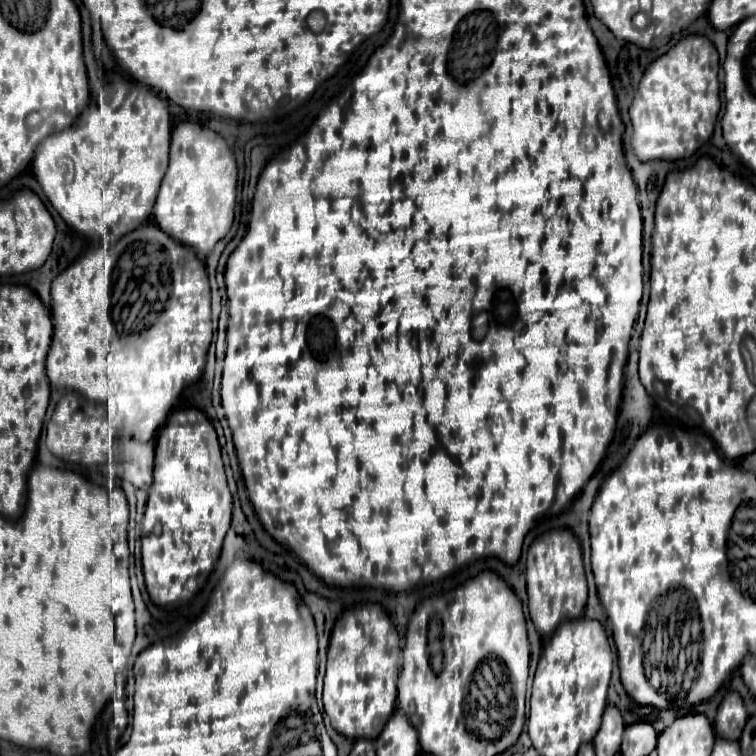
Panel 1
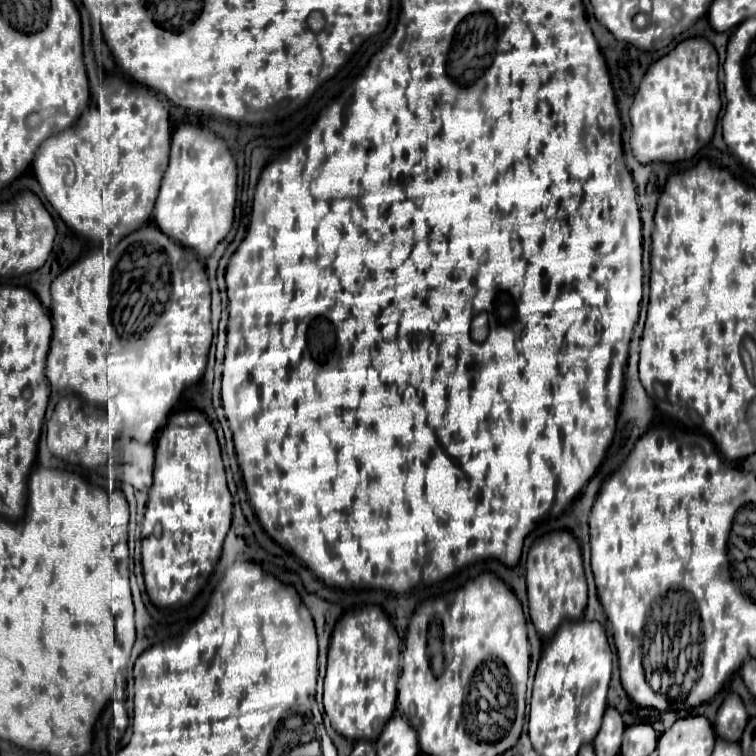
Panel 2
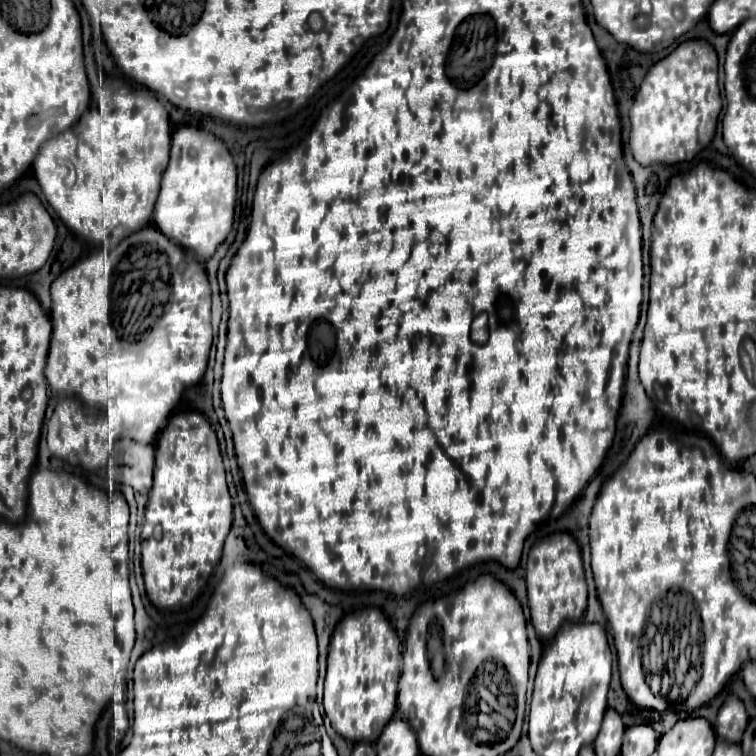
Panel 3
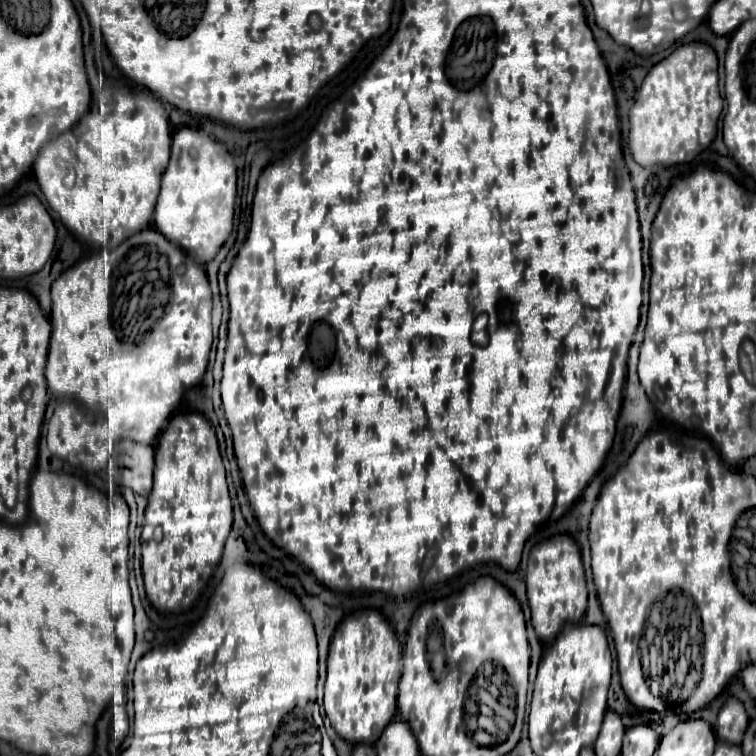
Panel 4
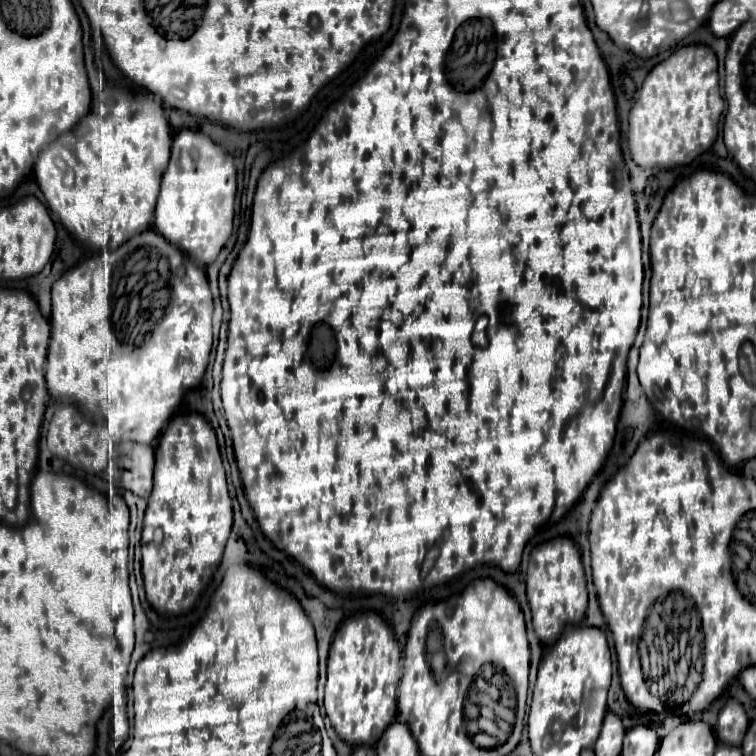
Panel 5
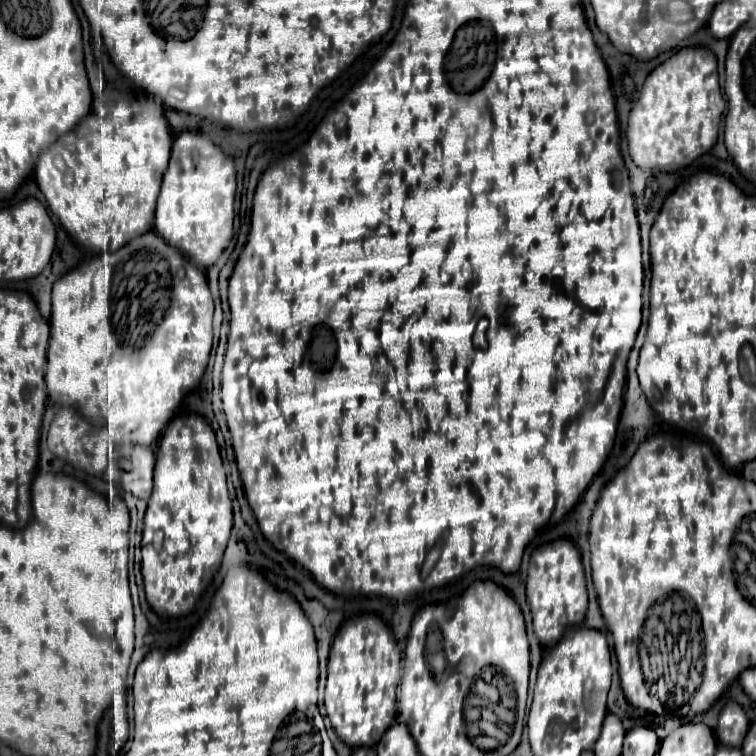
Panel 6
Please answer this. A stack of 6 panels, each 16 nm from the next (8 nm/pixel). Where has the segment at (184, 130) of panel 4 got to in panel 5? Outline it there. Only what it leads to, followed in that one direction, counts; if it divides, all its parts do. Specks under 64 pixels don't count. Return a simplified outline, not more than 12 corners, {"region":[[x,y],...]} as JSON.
{"region":[[200,130],[174,134],[154,228],[196,264],[232,234],[236,166]]}

